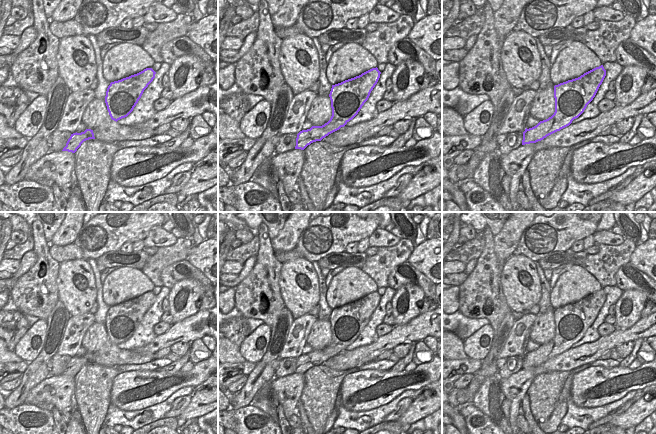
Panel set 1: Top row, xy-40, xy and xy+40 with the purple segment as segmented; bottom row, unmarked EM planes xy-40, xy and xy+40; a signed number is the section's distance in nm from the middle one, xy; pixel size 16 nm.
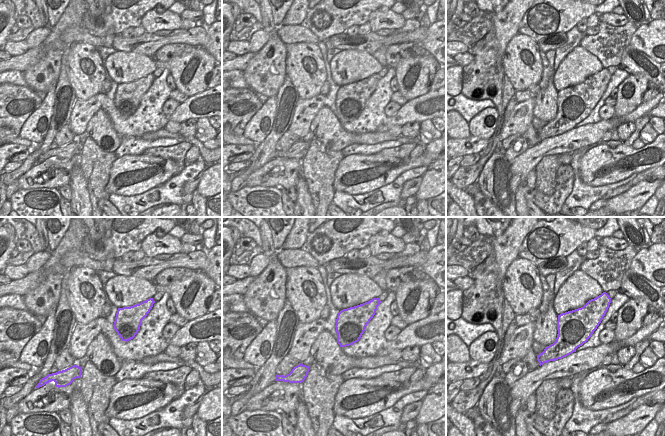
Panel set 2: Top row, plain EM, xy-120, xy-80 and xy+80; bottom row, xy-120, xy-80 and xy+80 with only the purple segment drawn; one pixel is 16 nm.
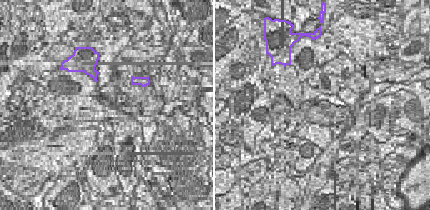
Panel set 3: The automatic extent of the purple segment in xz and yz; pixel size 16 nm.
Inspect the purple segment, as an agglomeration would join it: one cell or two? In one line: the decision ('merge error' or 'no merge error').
merge error

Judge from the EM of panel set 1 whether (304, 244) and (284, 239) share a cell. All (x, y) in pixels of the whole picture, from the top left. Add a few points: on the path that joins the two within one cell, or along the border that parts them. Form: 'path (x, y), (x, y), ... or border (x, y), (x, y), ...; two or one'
border (309, 222), (294, 247); two

